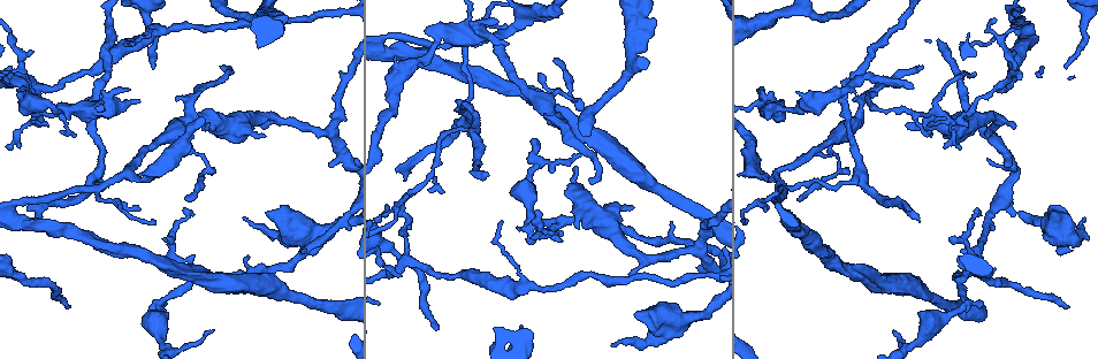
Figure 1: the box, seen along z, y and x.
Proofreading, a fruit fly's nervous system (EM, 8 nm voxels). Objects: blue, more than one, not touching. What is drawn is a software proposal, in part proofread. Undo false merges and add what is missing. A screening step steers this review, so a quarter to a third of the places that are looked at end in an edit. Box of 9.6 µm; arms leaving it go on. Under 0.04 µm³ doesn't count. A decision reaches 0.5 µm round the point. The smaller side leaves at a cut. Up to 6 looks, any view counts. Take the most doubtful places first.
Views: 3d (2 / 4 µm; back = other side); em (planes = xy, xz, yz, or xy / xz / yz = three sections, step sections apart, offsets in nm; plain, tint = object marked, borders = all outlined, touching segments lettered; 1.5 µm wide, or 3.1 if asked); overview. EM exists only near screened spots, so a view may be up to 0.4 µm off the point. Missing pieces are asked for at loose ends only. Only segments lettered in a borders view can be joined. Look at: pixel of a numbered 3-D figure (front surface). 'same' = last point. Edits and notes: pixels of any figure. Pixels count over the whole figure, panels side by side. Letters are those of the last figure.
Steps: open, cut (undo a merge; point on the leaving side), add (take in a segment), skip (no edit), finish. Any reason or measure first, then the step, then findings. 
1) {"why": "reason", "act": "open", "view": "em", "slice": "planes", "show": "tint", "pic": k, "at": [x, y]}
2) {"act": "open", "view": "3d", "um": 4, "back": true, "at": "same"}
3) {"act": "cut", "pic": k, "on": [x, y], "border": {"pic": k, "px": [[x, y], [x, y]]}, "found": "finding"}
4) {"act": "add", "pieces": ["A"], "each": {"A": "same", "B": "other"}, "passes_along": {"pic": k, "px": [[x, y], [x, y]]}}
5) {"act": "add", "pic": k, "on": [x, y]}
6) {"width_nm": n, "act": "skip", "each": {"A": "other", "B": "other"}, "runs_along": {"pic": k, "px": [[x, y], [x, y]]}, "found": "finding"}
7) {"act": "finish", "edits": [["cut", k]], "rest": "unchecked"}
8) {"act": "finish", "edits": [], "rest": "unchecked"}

{"why": "three arms meet", "act": "open", "view": "3d", "um": 4, "back": true, "pic": 1, "at": [781, 186]}

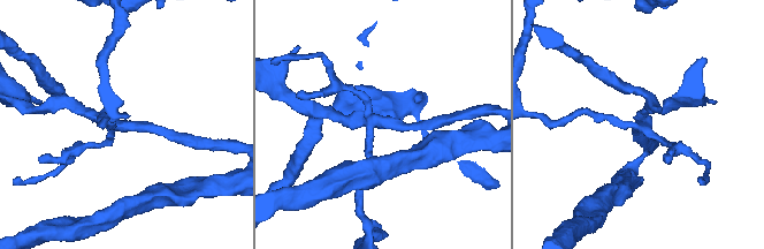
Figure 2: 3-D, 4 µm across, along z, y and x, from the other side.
{"why": "need the tissue", "act": "open", "view": "em", "slice": "planes", "show": "borders", "pic": 2, "at": [113, 123]}

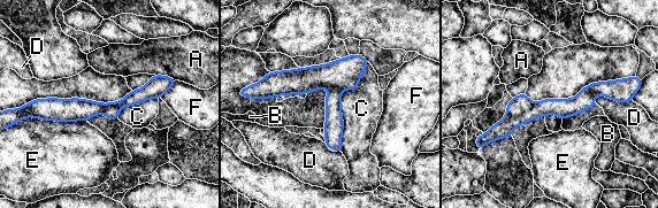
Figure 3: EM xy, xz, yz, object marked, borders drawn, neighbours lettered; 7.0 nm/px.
{"longest_contact_nm": ["C", 420], "act": "cut", "pic": 3, "on": [504, 128], "each": {"A": "other", "B": "other", "C": "other", "D": "other", "E": "other", "F": "other"}, "part_leaving": {"pic": 3, "px": [[620, 99], [593, 90], [489, 133]]}, "found": "a second neuron is stuck on"}

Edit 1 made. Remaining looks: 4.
{"why": "redraw", "act": "open", "view": "overview"}

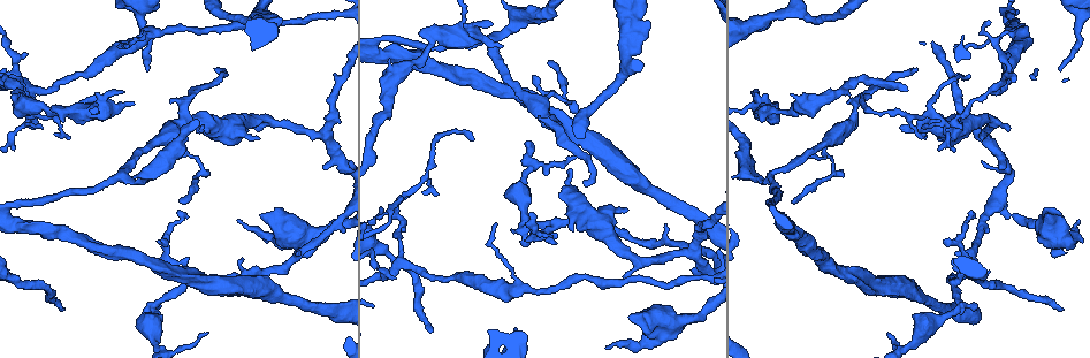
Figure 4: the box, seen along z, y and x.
{"why": "sharp bend", "act": "open", "view": "3d", "um": 4, "pic": 4, "at": [377, 54]}

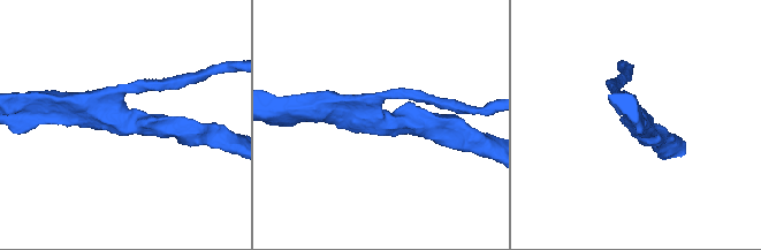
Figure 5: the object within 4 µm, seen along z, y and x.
{"act": "open", "view": "em", "slice": "planes", "show": "tint", "pic": 5, "at": [382, 120]}

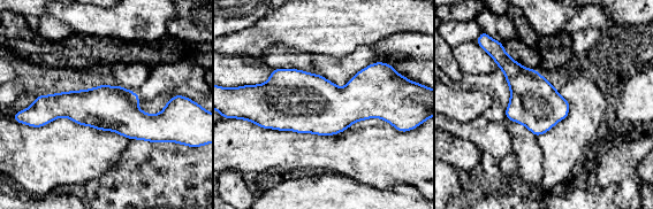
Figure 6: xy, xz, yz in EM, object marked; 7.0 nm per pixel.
{"act": "open", "view": "em", "slice": "planes", "show": "borders", "at": "same"}

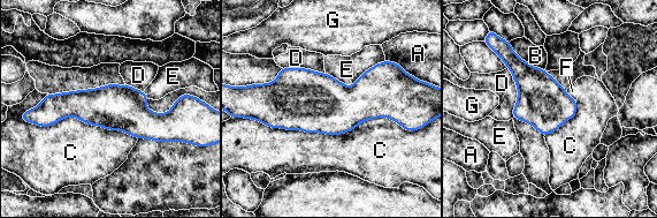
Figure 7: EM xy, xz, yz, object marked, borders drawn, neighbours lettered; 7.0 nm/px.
{"width_nm": 320, "act": "skip", "each": {"A": "other", "B": "other", "C": "other", "D": "other", "E": "other", "F": "other", "G": "other"}, "runs_along": {"pic": 7, "px": [[177, 104], [166, 119], [44, 112]]}, "found": "continuous, no second neuron"}

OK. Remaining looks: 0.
{"act": "finish", "edits": [["cut", 3]], "rest": "unchecked"}

